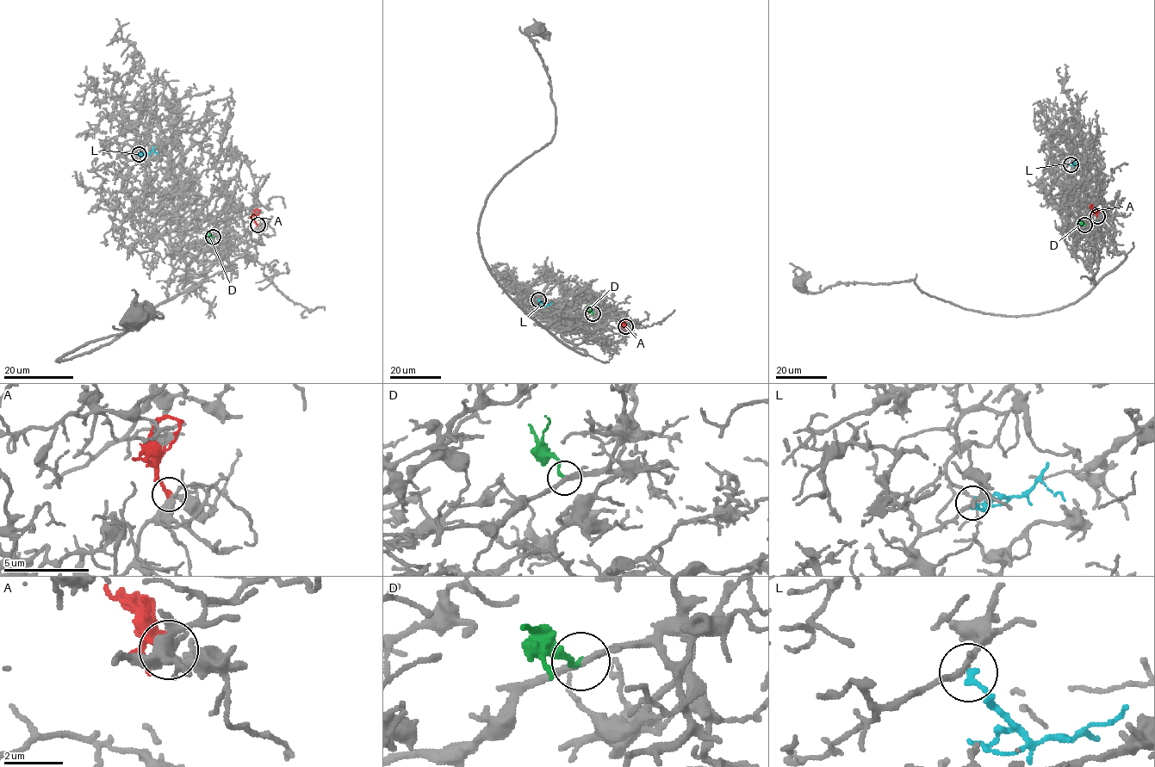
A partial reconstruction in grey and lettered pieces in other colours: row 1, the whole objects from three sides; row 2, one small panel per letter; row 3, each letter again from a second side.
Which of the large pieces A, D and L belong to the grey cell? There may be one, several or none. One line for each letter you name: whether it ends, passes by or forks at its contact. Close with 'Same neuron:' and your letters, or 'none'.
A: It ends there
Same neuron: A

